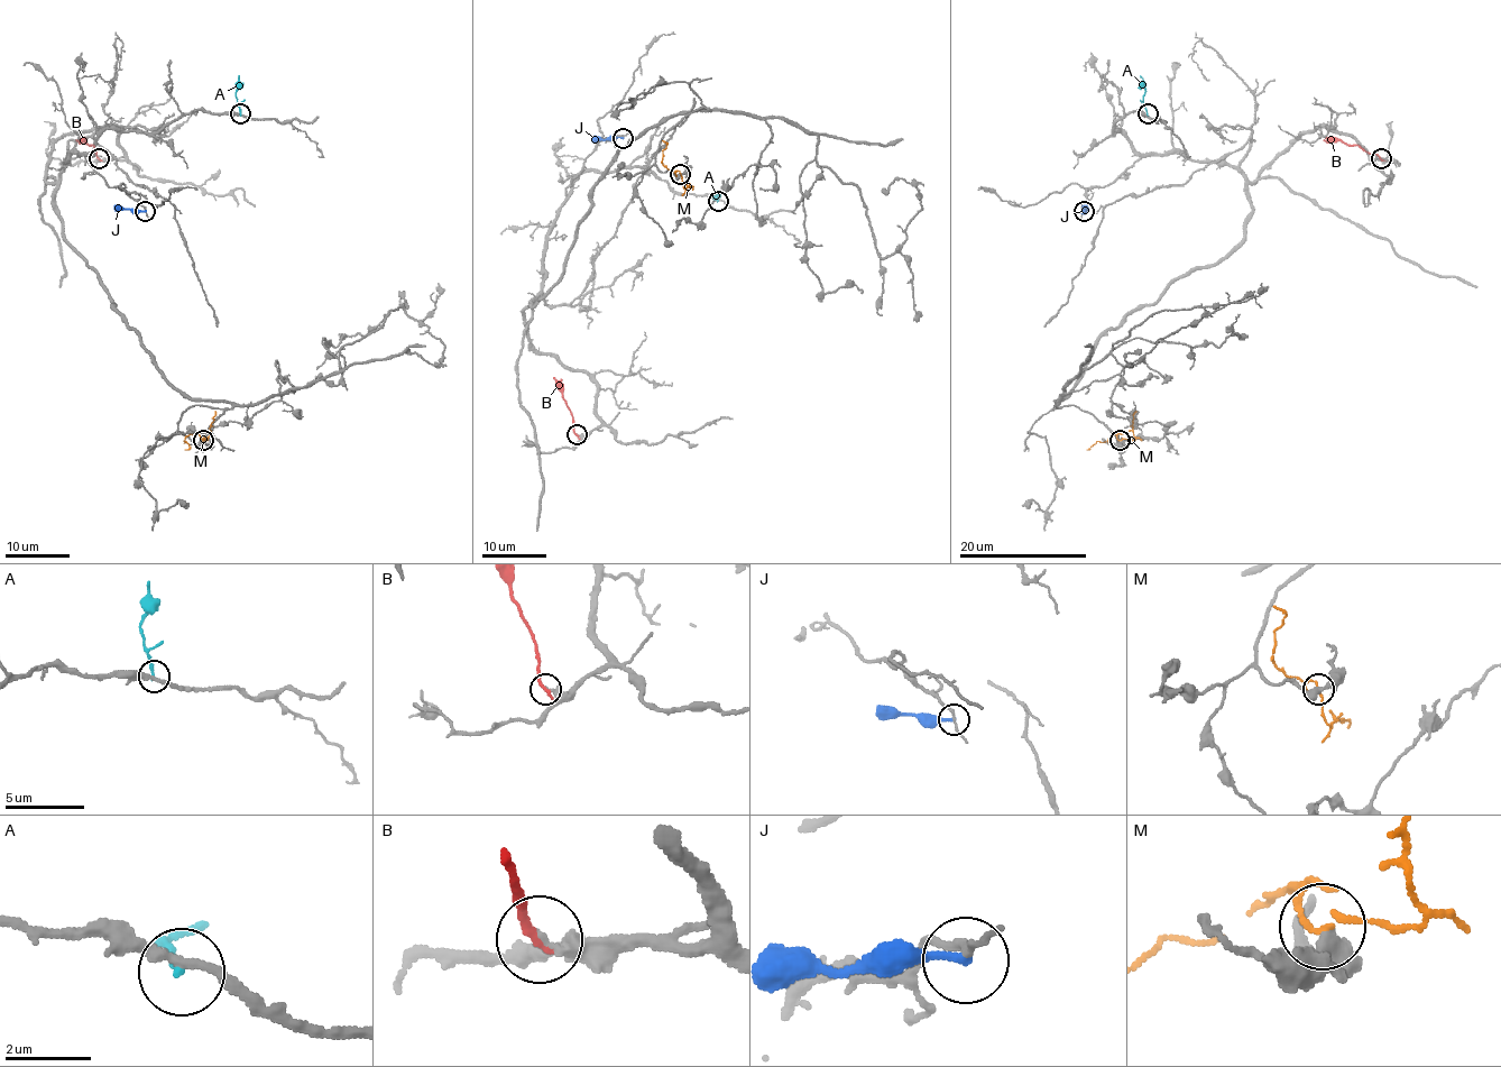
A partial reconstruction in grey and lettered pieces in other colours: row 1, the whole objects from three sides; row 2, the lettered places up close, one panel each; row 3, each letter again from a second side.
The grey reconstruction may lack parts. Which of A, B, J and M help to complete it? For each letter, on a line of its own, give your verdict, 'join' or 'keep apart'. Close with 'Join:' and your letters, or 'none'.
A: keep apart
B: keep apart
J: keep apart
M: keep apart
Join: none

